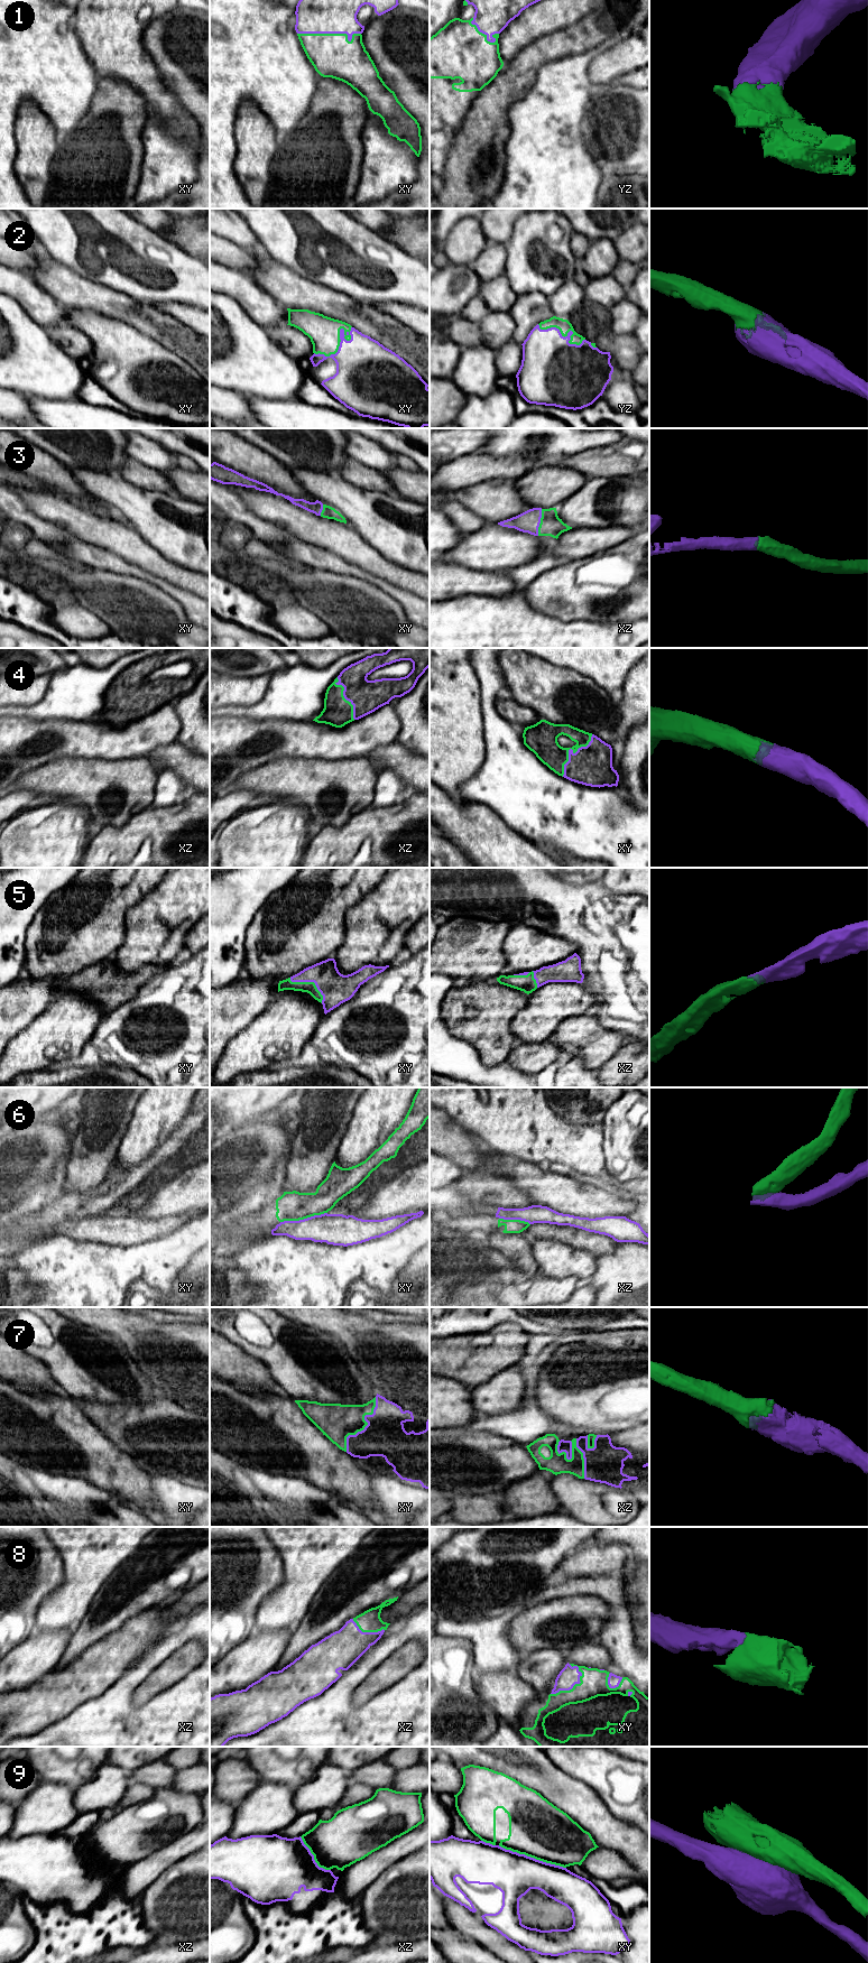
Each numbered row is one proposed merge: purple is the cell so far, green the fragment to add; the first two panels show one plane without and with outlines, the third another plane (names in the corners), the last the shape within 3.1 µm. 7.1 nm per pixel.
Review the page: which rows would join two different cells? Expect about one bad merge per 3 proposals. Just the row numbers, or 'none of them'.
6, 9

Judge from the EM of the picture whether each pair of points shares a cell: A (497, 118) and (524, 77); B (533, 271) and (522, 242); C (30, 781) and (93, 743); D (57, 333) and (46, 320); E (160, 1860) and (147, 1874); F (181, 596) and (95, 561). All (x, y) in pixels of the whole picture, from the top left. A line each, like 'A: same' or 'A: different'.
A: same
B: same
C: different
D: different
E: same
F: same

